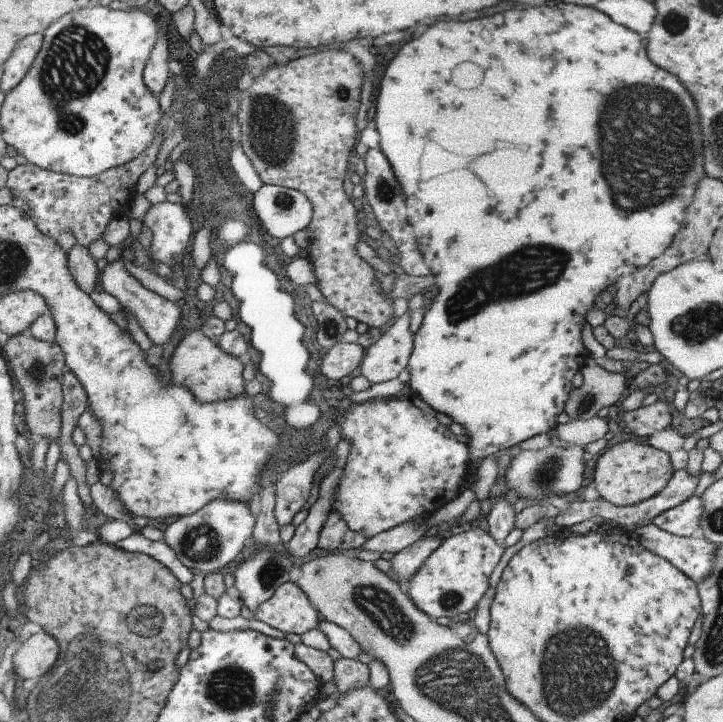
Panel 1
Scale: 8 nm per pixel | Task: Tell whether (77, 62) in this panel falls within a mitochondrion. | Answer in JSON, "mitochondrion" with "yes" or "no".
{"mitochondrion":"yes"}

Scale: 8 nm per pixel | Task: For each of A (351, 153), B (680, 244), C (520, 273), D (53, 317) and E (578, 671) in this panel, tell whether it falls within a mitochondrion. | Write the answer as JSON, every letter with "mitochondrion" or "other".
{"A":"other","B":"other","C":"mitochondrion","D":"other","E":"mitochondrion"}

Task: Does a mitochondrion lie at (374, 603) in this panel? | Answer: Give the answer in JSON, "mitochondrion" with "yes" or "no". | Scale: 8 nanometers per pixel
{"mitochondrion":"yes"}

